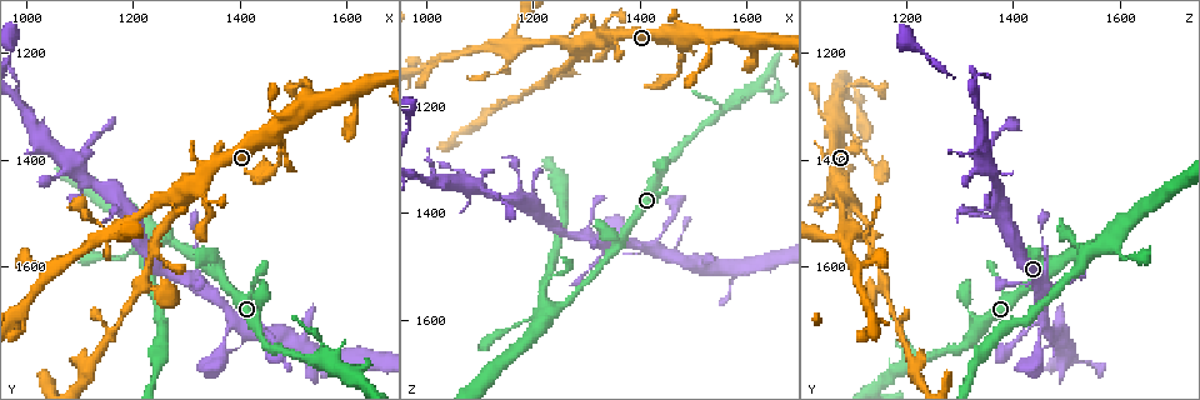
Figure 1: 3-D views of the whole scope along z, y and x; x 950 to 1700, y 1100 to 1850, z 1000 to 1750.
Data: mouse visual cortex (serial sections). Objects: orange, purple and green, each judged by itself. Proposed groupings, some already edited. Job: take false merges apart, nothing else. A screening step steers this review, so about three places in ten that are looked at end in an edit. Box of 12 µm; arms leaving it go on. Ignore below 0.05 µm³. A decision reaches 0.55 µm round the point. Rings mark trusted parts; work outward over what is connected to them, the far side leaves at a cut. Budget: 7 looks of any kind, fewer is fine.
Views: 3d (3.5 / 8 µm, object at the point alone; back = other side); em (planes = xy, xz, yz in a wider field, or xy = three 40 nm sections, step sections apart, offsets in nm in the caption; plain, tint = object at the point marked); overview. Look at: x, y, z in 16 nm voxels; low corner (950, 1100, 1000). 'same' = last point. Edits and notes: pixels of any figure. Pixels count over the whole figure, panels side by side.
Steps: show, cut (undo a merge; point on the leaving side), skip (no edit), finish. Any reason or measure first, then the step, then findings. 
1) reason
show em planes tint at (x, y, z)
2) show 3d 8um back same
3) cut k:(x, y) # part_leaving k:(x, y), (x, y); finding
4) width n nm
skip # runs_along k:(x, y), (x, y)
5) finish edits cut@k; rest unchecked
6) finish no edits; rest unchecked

sudden change in width
show 3d 3.5um at (1330, 1640, 1460)

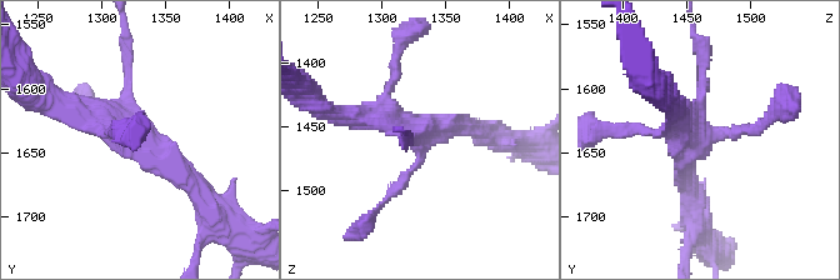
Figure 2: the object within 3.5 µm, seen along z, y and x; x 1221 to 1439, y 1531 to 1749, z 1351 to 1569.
need the tissue
show em planes tint at (1330, 1640, 1462)

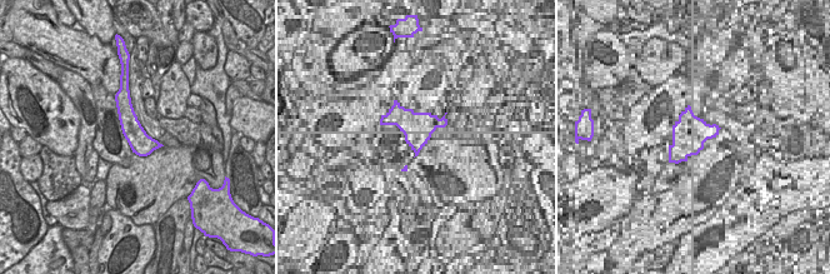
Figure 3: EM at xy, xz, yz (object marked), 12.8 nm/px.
show em xy step 2 tint same

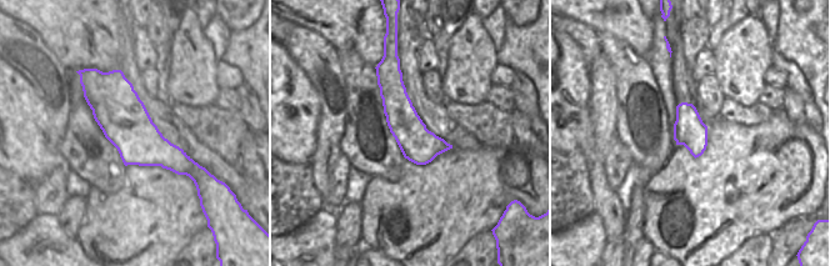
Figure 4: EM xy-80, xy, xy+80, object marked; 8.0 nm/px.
skip # all the same cell

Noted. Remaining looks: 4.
thick turns thin
show 3d 3.5um at (1290, 1470, 1090)

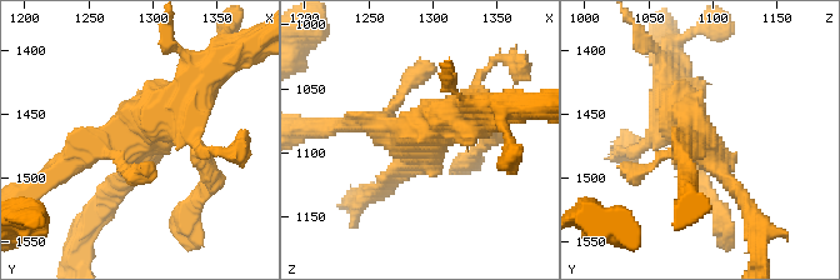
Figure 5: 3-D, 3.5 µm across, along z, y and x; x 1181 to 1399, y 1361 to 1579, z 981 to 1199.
need the tissue
show em planes tint at (1288, 1472, 1092)

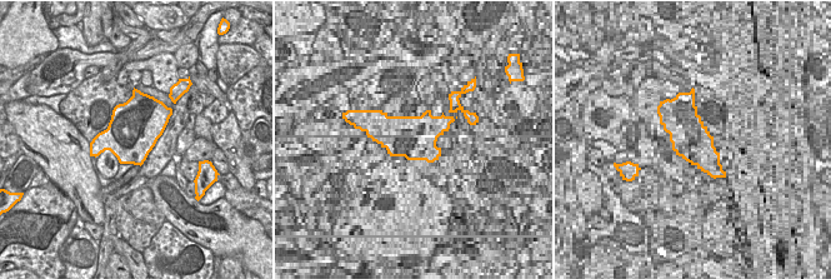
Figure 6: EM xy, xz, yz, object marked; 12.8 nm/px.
skip # runs_along 5:(198, 86), (136, 140), (60, 168); continuous, no second cell

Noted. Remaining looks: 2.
finish no edits; rest unchecked

